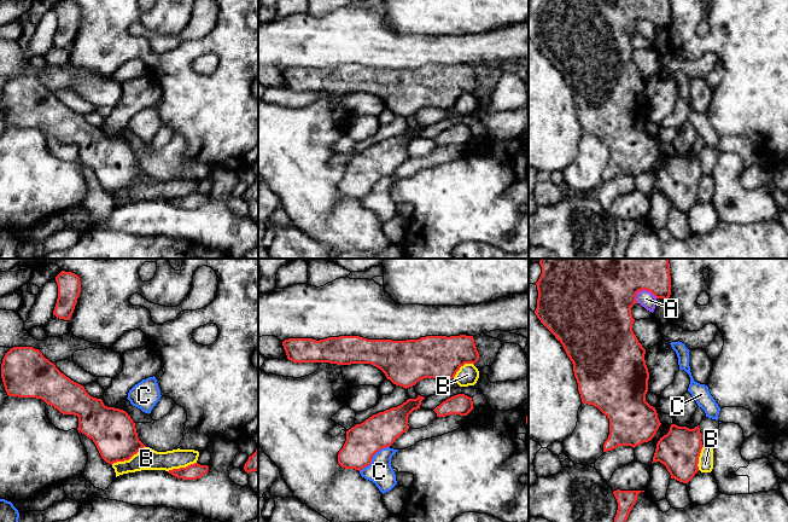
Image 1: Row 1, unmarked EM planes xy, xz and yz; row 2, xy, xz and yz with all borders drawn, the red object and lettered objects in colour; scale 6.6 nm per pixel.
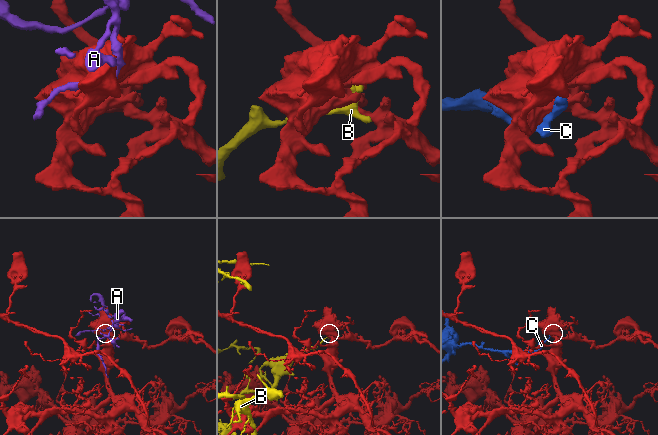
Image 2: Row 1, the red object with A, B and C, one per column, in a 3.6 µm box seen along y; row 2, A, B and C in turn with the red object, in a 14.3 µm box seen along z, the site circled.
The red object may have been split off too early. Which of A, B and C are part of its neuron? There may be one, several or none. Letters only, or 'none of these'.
C

